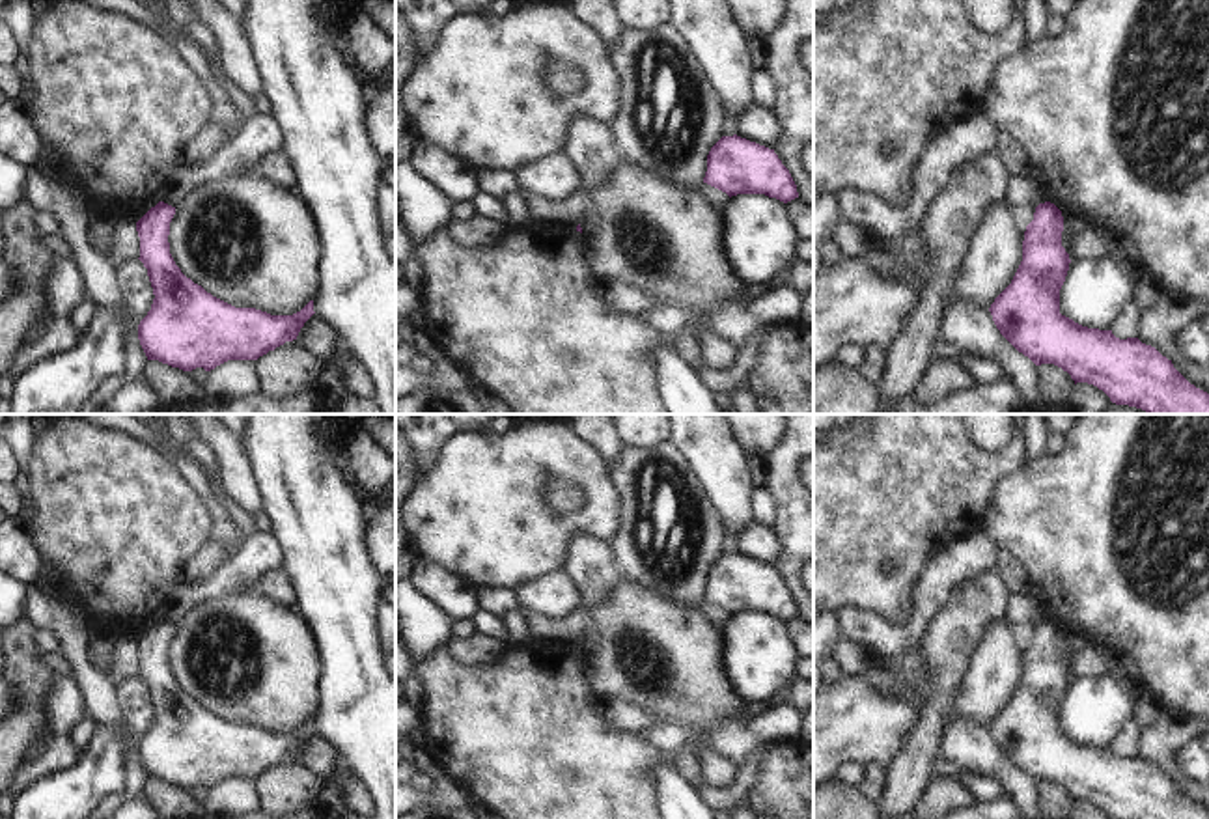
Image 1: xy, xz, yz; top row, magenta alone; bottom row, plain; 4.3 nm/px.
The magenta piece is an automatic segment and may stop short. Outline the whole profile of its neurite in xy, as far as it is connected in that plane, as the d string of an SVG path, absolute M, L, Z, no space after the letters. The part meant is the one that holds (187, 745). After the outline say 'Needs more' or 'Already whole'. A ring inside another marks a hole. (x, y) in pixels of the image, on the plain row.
M159 619L138 640L140 679L147 687L153 722L138 743L147 778L183 789L205 789L228 778L257 778L297 757L315 731L313 718L293 733L235 726L187 696L170 672L170 640L175 625Z. Already whole.

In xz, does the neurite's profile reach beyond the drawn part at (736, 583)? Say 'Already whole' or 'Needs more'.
Already whole.

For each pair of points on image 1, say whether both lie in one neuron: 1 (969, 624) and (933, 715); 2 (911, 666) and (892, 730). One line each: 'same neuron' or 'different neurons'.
1: same neuron
2: same neuron

